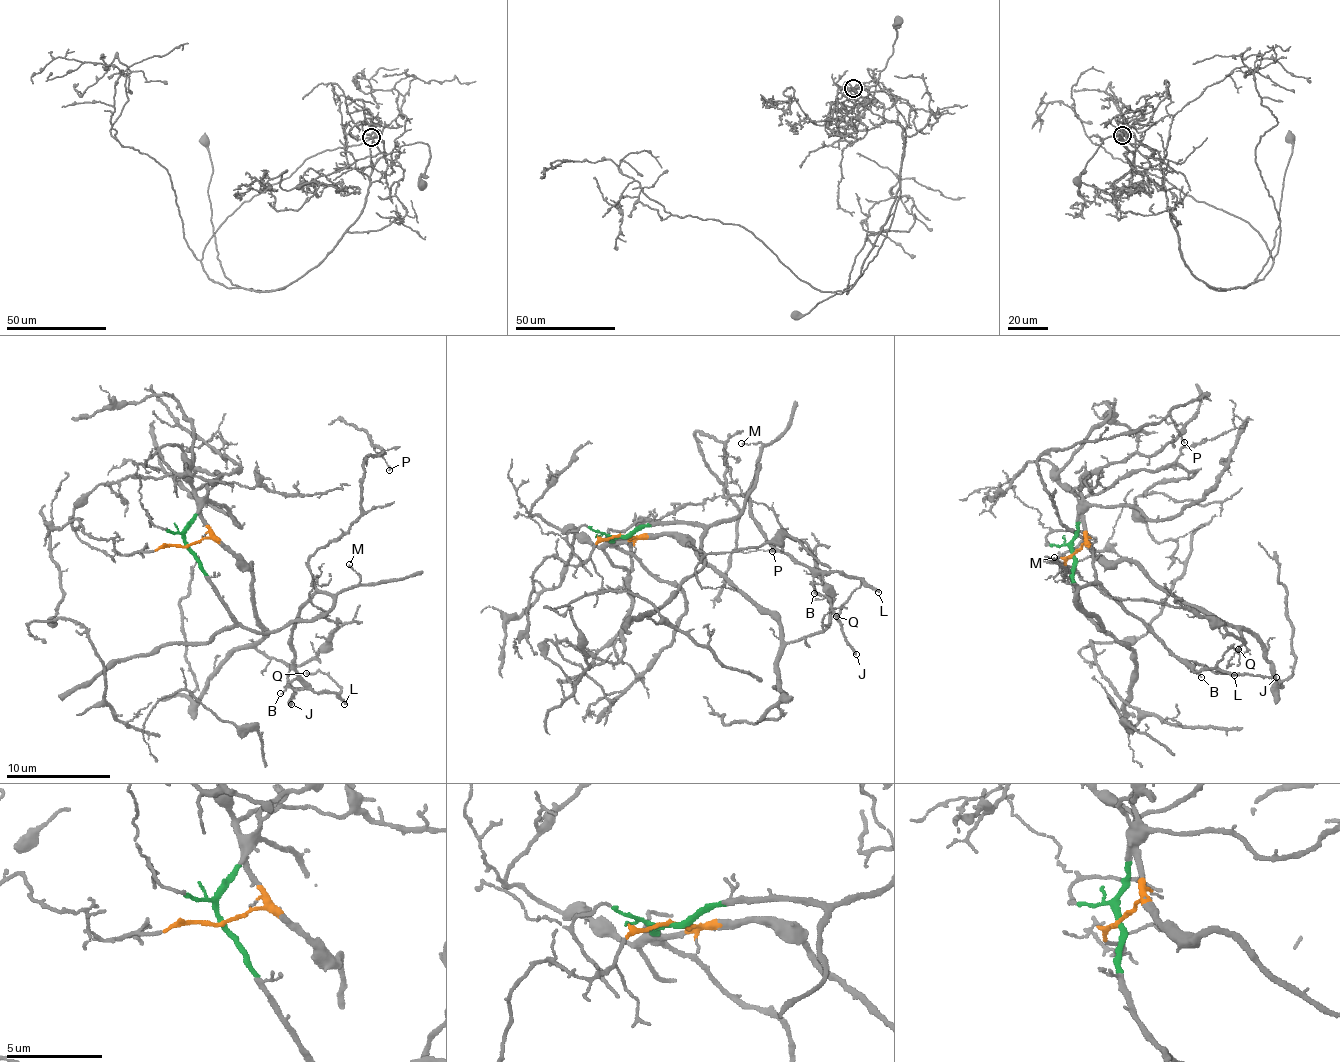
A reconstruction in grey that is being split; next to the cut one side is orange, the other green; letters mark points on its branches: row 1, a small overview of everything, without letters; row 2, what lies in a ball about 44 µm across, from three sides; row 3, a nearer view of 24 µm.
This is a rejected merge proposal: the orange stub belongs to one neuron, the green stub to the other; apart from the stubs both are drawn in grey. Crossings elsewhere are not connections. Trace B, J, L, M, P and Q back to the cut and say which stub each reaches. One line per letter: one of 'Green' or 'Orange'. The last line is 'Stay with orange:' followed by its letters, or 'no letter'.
B: Green
J: Green
L: Green
M: Green
P: Green
Q: Green
Stay with orange: no letter

